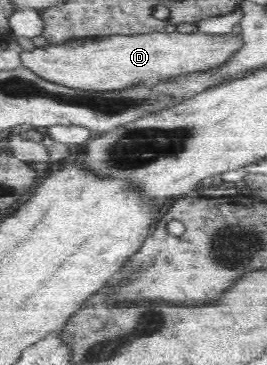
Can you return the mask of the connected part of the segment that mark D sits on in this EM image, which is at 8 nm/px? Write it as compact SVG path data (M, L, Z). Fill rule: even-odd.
M201 31L112 34L21 51L21 59L22 64L31 67L37 75L68 87L94 91L133 91L142 87L145 91L157 91L160 87L171 87L185 78L200 77L201 74L219 74L243 49L245 42L247 40L244 39L243 33L235 31L223 35L209 35Z

